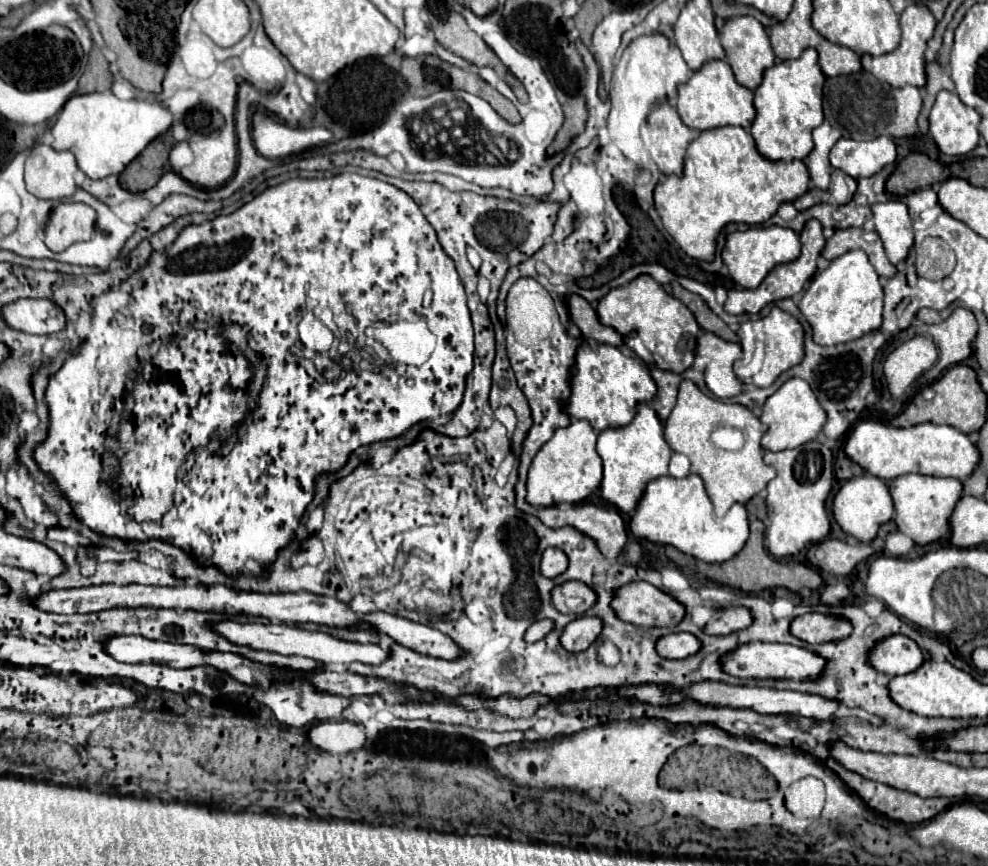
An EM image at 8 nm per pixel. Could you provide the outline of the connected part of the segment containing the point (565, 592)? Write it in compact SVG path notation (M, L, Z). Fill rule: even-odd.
M563 582L551 590L551 602L563 614L585 614L595 600L595 592L583 582Z

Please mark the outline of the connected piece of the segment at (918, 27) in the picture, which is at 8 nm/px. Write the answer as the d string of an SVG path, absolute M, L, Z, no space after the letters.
M911 4L907 6L907 10L903 10L901 14L901 44L897 46L897 50L889 52L889 54L883 54L883 56L869 56L865 54L861 58L863 62L863 68L873 74L877 80L881 82L887 82L895 88L903 88L905 84L909 86L925 86L925 48L927 48L927 40L933 36L933 30L935 30L935 18L933 14L927 10L925 4Z

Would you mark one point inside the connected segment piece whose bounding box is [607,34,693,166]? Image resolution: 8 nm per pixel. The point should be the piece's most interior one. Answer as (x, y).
(651, 68)

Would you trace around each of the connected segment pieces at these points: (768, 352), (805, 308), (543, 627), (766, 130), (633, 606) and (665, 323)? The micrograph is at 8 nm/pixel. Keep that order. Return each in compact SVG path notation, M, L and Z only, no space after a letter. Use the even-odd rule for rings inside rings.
M777 306L765 318L743 322L739 326L739 330L737 330L737 336L739 336L739 344L741 344L743 352L745 352L743 360L751 358L751 352L753 352L757 340L761 340L765 344L765 362L763 362L763 368L753 378L747 378L745 384L767 388L767 386L771 386L777 380L777 376L781 372L785 372L787 368L795 366L795 364L799 364L801 358L803 358L803 328L801 328L801 324L793 316L789 316L787 312L779 310Z
M851 250L831 260L831 264L823 272L817 272L803 290L799 310L811 324L813 340L821 346L851 342L867 332L875 332L881 326L883 288L867 254L863 254L863 250Z
M539 620L539 622L533 622L533 624L527 628L523 640L525 640L525 642L537 642L537 640L541 640L551 628L553 628L553 622L551 622L551 620Z
M807 48L795 60L783 60L773 64L763 72L763 82L757 86L755 94L755 122L751 126L751 136L755 138L757 150L767 160L803 160L813 150L811 132L823 122L823 82L825 74L819 66L817 50Z
M629 582L615 590L611 608L617 618L643 628L677 626L685 616L685 608L677 600L649 582Z
M641 274L633 278L627 286L609 290L599 300L597 314L605 326L611 326L617 332L629 336L627 346L649 366L681 374L693 364L699 324L695 322L691 310L683 302L667 294L665 288L657 284L649 274ZM633 334L635 340L631 340Z

